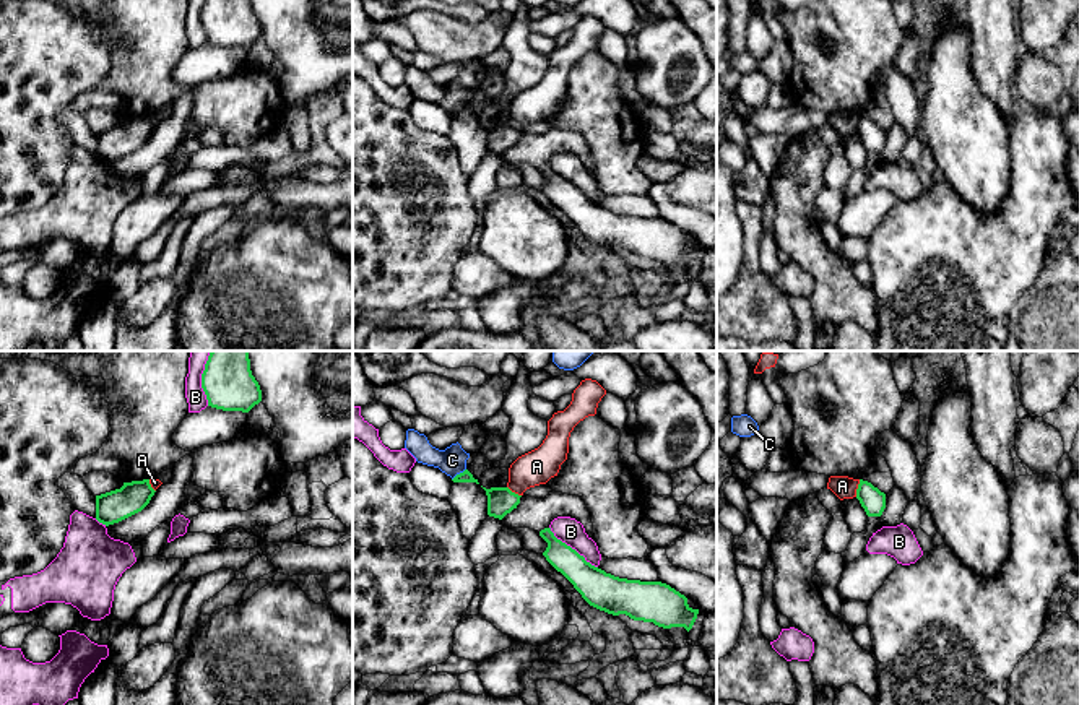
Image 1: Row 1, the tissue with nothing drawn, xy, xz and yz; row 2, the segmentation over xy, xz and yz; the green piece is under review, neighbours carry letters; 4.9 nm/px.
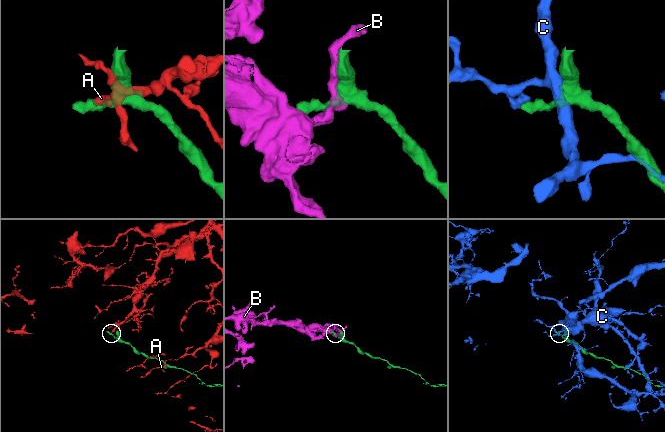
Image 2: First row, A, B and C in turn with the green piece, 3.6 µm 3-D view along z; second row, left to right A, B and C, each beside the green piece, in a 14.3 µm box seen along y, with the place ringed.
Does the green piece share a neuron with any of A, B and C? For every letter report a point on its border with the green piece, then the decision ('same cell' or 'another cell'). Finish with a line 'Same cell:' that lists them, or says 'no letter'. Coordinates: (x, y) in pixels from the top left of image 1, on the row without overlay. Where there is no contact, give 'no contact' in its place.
A: meets green in yz at (858, 124); another cell
B: meets green in xz at (571, 184); another cell
C: meets green in xz at (460, 109); another cell
Same cell: no letter

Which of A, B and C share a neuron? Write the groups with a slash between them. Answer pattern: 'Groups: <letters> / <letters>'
Groups: A / B / C

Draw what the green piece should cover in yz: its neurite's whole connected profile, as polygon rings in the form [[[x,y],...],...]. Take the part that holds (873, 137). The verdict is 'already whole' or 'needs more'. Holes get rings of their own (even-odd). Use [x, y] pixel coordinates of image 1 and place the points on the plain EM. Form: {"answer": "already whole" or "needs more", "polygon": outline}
{"answer": "already whole", "polygon": [[[860,115],[856,135],[868,153],[881,153],[886,145],[886,130],[868,117]]]}

